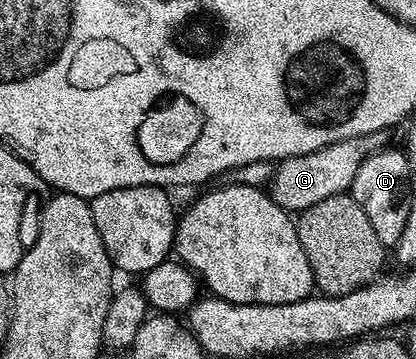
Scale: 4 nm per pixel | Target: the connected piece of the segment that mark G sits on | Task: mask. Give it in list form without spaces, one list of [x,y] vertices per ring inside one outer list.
[[[380,131],[378,133],[367,134],[360,138],[339,141],[338,144],[328,145],[326,148],[320,149],[318,152],[308,153],[306,156],[283,159],[278,164],[277,174],[275,174],[274,179],[270,183],[272,199],[275,200],[283,210],[289,212],[303,212],[314,208],[314,204],[319,204],[322,200],[329,199],[330,196],[338,196],[339,194],[349,191],[354,178],[356,178],[358,174],[358,170],[360,170],[368,156],[385,147],[385,138],[388,138],[387,133]]]

